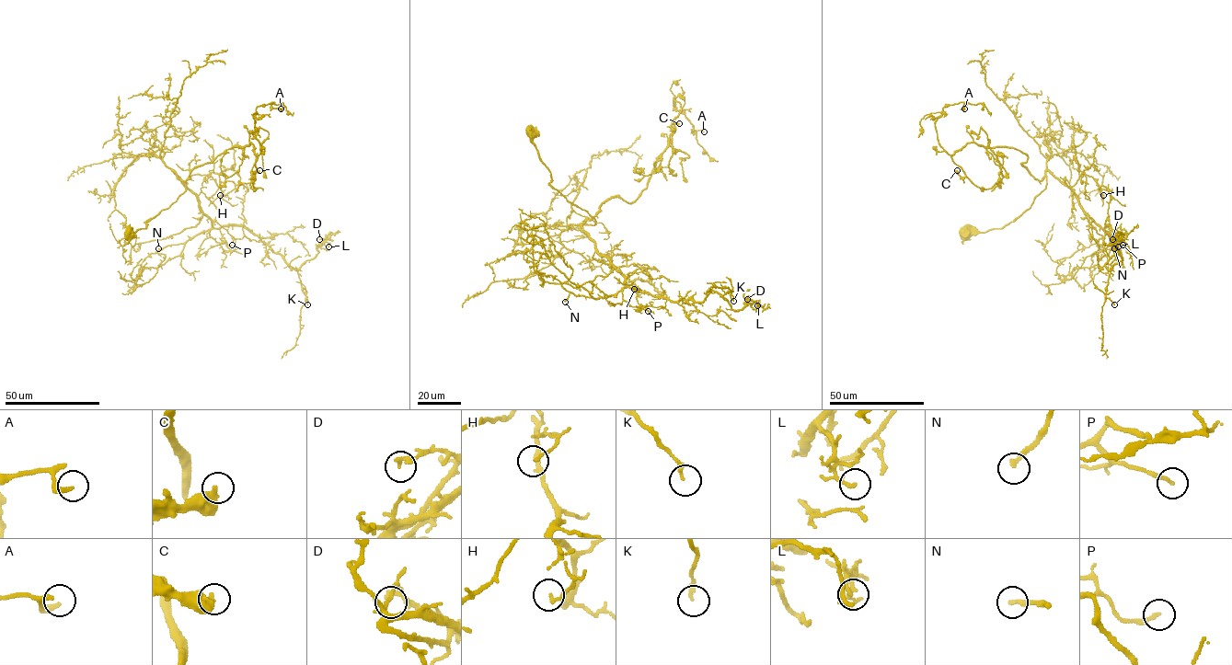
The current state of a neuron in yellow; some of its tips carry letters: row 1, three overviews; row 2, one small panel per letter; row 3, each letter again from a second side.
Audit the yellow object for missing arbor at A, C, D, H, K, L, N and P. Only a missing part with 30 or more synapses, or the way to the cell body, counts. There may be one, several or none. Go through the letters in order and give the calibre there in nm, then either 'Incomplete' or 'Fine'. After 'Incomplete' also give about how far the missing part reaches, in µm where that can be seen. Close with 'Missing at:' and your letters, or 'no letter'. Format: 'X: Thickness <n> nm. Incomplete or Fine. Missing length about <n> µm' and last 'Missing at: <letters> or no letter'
A: Thickness 280 nm. Fine
C: Thickness 400 nm. Fine
D: Thickness 160 nm. Fine
H: Thickness 120 nm. Fine
K: Thickness 200 nm. Fine
L: Thickness 120 nm. Fine
N: Thickness 220 nm. Incomplete. Missing length about 50 µm
P: Thickness 180 nm. Fine
Missing at: N

